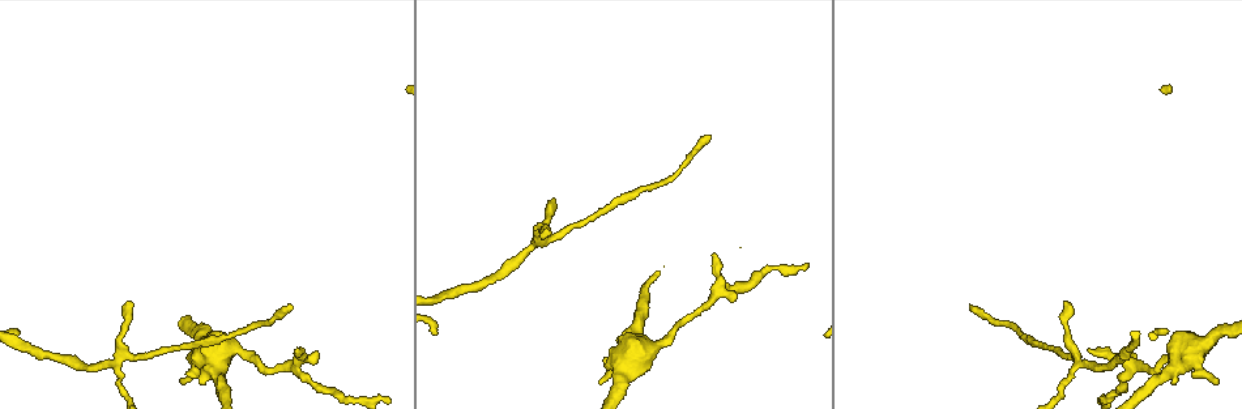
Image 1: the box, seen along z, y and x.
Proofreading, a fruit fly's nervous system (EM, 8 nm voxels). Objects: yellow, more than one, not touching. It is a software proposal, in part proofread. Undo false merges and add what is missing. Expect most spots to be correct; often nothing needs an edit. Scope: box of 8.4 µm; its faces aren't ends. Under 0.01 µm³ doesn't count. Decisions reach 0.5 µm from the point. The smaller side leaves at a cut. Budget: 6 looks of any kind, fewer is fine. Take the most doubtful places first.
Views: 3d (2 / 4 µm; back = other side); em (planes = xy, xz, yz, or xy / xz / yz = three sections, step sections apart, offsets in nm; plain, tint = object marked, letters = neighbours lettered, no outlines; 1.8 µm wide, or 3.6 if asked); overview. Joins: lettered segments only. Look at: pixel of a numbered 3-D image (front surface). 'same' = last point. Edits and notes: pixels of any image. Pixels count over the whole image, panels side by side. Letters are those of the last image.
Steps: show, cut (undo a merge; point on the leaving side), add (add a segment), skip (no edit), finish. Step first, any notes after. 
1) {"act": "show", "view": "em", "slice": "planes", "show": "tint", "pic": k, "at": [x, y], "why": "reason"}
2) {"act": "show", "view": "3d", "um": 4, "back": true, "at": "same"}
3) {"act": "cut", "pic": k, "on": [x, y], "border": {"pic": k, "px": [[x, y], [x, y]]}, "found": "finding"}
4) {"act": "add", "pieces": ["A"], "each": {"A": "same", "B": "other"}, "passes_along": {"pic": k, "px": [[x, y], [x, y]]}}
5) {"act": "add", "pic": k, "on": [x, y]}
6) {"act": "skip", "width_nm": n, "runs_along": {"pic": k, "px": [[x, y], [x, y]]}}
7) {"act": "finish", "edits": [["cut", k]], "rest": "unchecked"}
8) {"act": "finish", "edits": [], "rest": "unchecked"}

{"act": "show", "view": "em", "slice": "xy", "step": 16, "show": "tint", "pic": 1, "at": [119, 369], "why": "abrupt turn"}

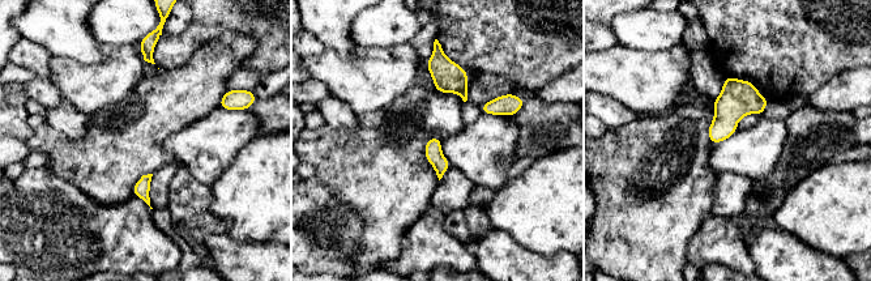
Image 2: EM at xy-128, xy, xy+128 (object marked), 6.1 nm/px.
{"act": "show", "view": "em", "slice": "xz", "step": 4, "show": "tint", "at": "same"}

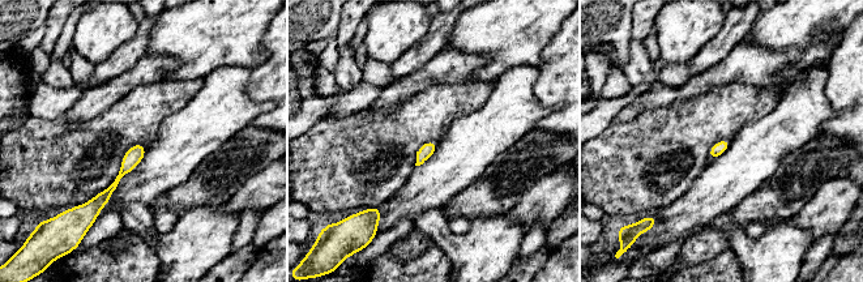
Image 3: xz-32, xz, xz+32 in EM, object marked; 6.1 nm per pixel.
{"act": "show", "view": "em", "slice": "xz", "step": 4, "show": "letters", "at": "same", "why": "what lies round it"}

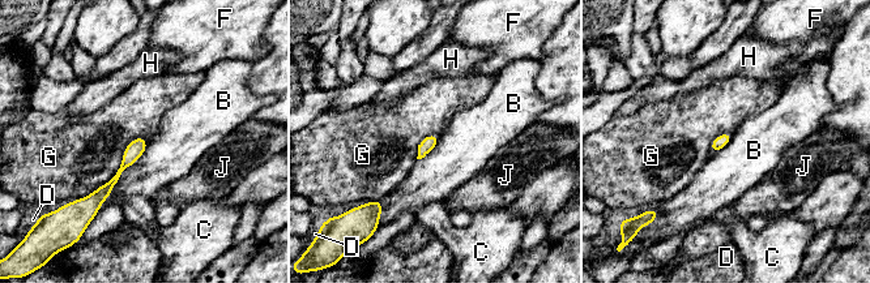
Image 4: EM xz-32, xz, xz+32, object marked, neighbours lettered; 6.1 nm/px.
{"act": "skip", "each": {"B": "other", "C": "other", "D": "other", "F": "other", "G": "other", "H": "other", "J": "other"}, "border": {"pic": 4, "px": [[148, 141], [98, 209]]}, "found": "continuous, no second neuron"}

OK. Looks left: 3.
{"act": "show", "view": "3d", "um": 2, "pic": 1, "at": [180, 378], "why": "free end"}

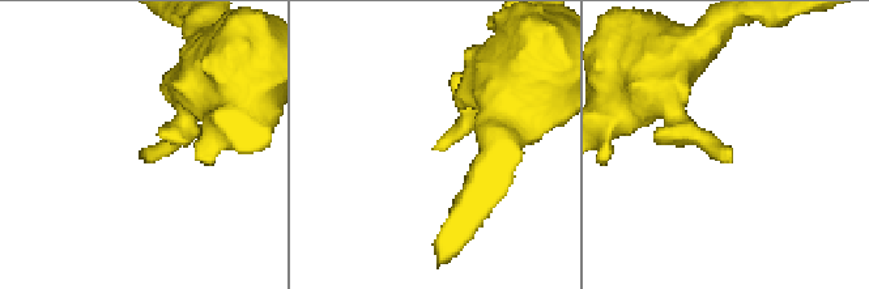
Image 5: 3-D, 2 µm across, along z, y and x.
{"act": "show", "view": "em", "slice": "planes", "show": "letters", "pic": 5, "at": [726, 152], "why": "now the EM"}

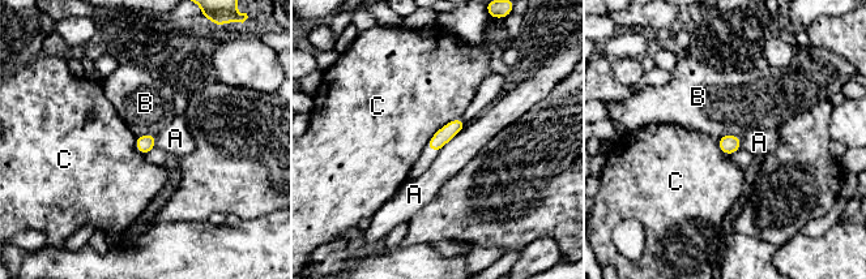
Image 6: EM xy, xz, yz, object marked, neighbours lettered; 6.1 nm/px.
{"act": "skip", "each": {"A": "other", "B": "other", "C": "other"}, "border": {"pic": 6, "px": [[465, 125], [438, 151]]}, "found": "none of them fits"}

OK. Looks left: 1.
{"act": "show", "view": "em", "slice": "planes", "show": "letters", "pic": 1, "at": [973, 306]}

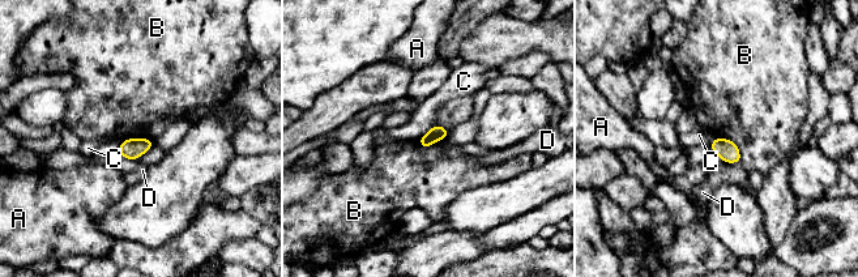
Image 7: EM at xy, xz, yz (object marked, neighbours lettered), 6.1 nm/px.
{"act": "skip", "width_nm": 90, "longest_contact_nm": ["B", 220], "each": {"A": "other", "B": "other", "C": "other", "D": "other"}, "found": "none of them fits"}

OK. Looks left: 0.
{"act": "finish", "edits": [], "rest": "unchecked"}

